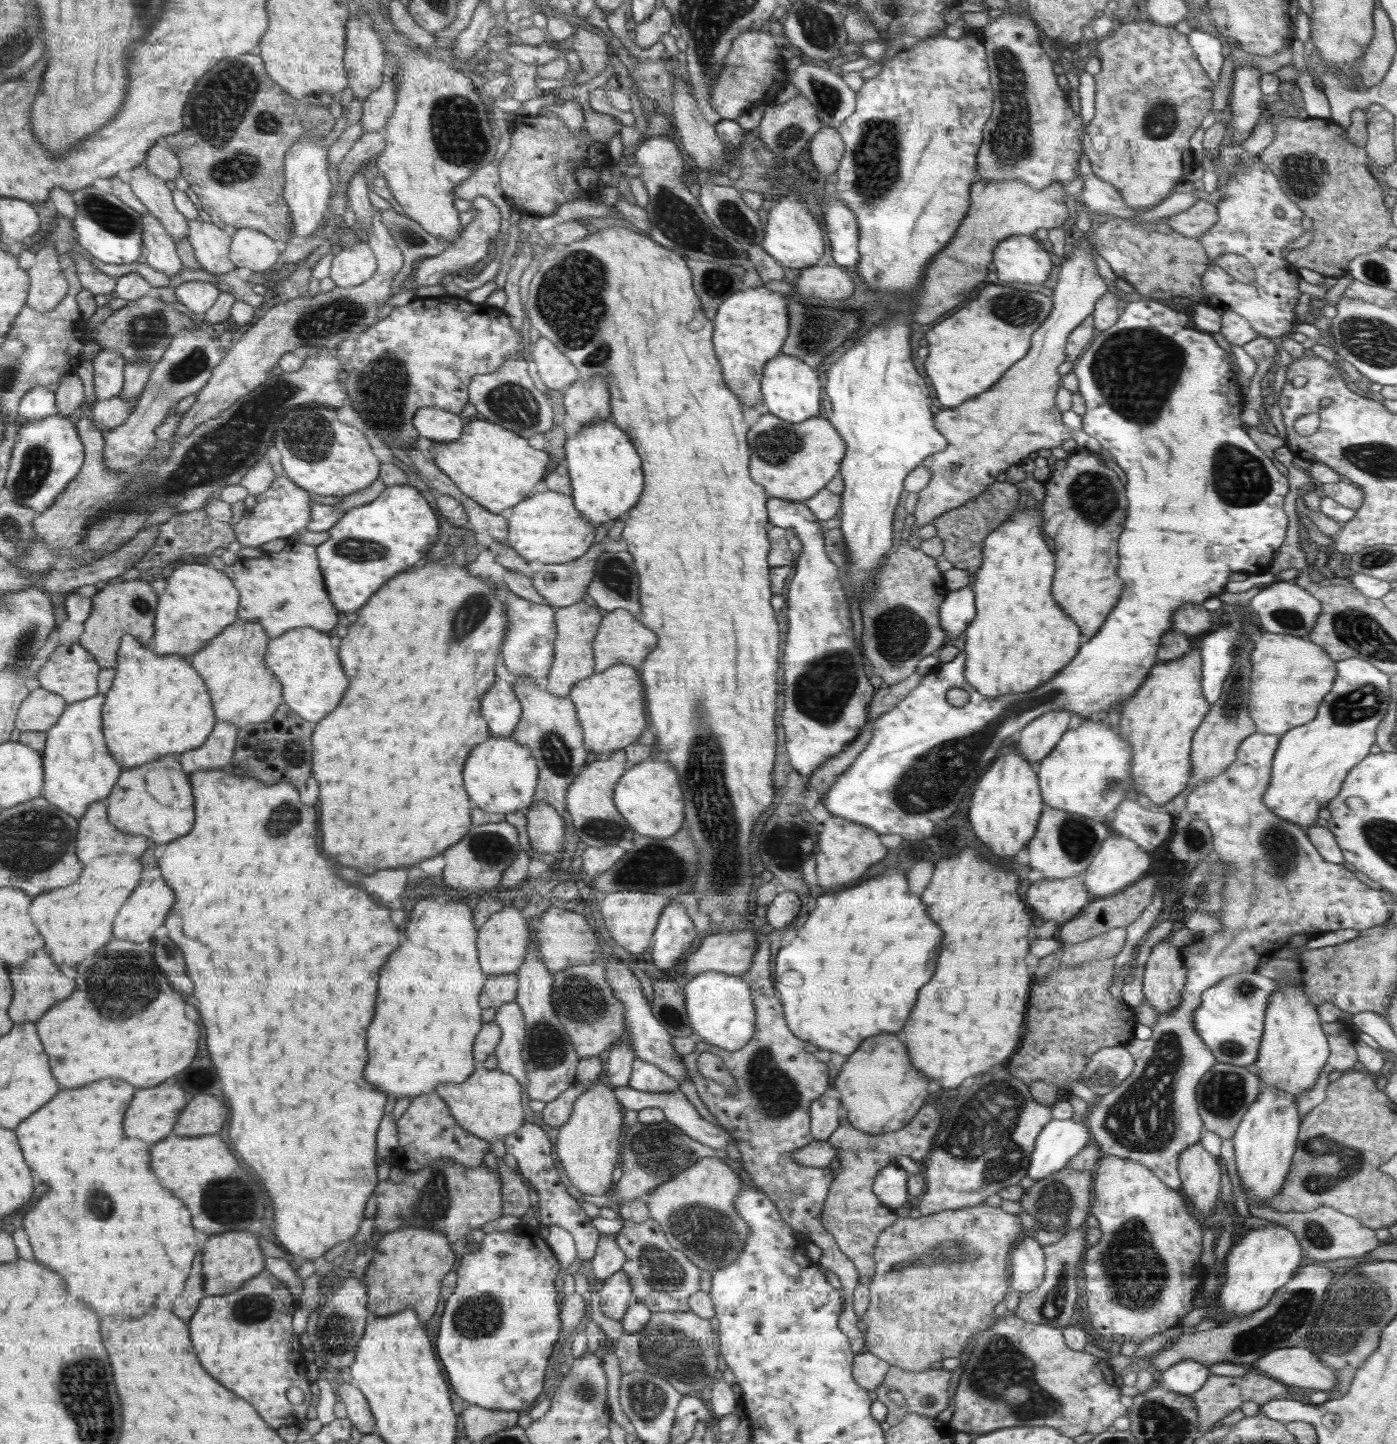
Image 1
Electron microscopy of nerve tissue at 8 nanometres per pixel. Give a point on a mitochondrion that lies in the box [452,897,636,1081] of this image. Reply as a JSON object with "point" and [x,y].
{"point":[582,1001]}

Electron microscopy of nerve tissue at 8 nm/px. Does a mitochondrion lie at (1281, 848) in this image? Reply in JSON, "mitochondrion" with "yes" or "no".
{"mitochondrion":"yes"}

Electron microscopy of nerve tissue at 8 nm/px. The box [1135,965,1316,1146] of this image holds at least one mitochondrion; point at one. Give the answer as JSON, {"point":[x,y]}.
{"point":[1224,1095]}

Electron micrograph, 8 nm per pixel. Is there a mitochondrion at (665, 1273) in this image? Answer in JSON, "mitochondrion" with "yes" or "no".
{"mitochondrion":"yes"}

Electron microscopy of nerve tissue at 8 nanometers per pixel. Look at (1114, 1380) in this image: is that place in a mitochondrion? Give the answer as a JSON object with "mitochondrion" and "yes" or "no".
{"mitochondrion":"no"}

